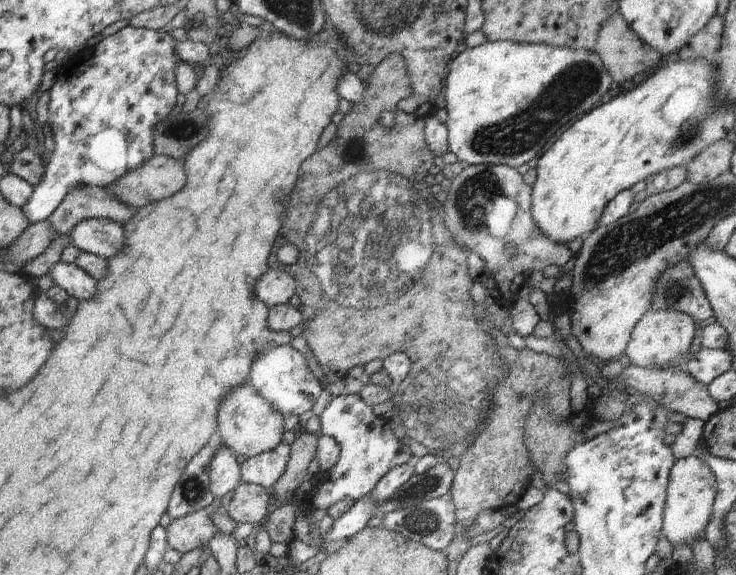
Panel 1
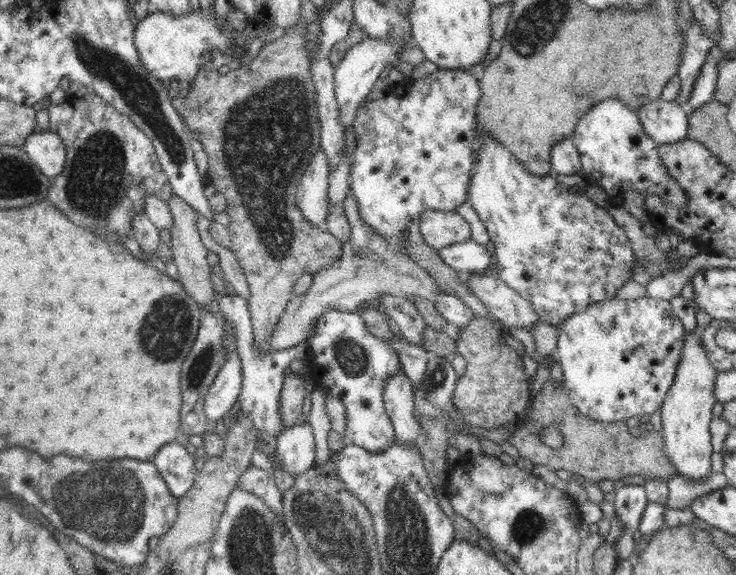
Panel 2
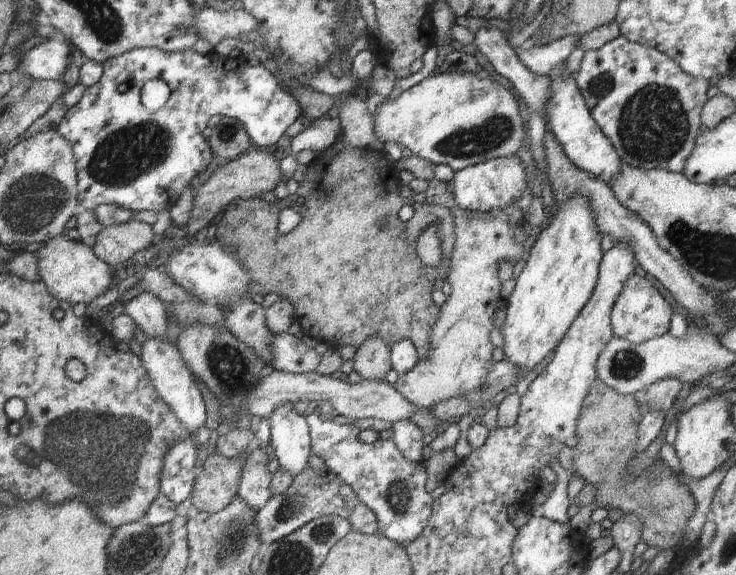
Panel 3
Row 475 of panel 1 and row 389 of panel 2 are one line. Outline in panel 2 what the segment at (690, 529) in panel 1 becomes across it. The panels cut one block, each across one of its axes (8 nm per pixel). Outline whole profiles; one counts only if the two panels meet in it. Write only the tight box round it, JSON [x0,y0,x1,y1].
[661,332,718,483]

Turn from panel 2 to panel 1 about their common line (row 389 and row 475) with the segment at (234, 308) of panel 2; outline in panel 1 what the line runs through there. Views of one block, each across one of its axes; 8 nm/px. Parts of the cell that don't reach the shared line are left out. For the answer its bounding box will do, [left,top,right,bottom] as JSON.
[240,442,290,489]

